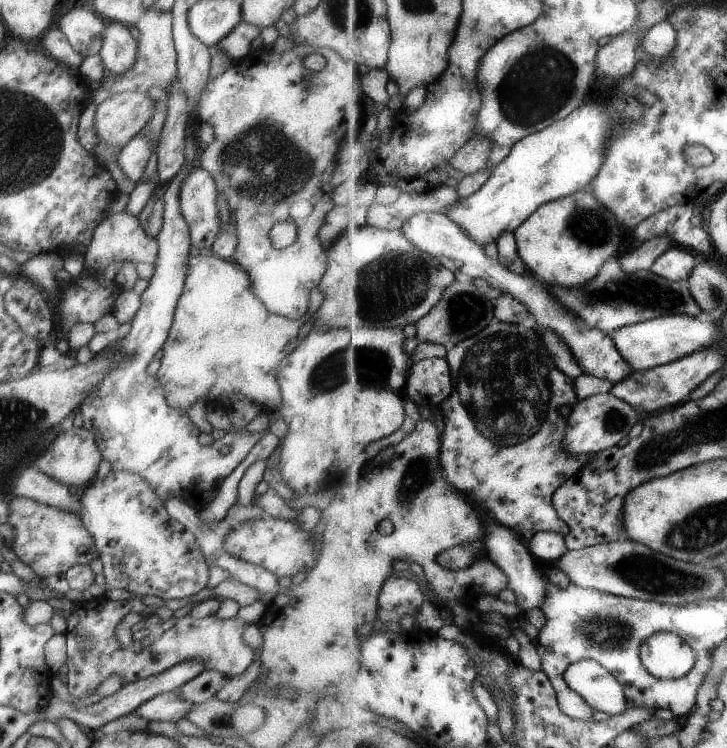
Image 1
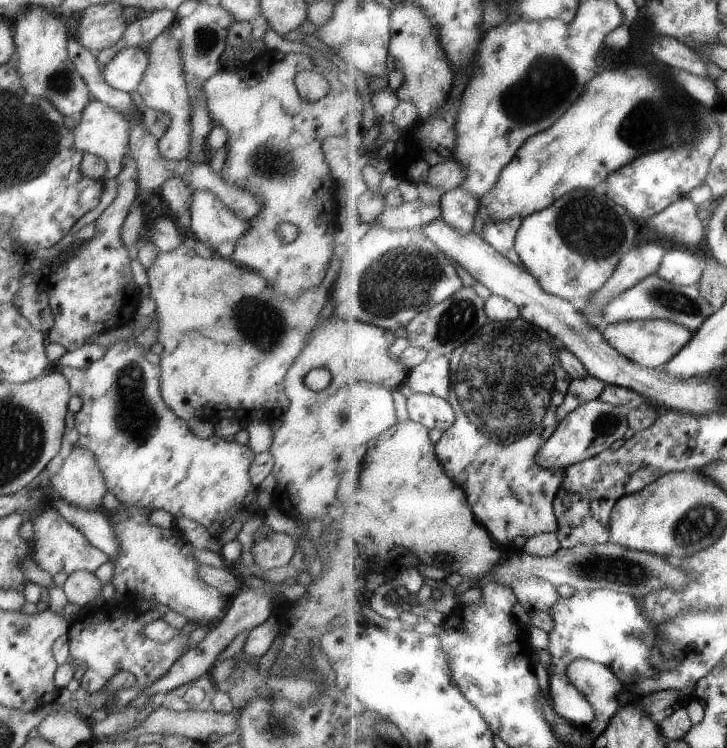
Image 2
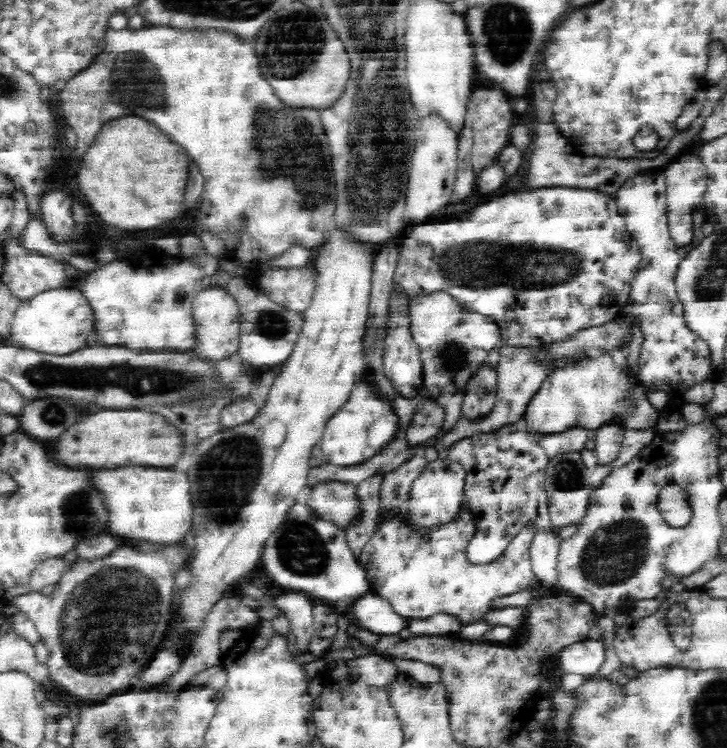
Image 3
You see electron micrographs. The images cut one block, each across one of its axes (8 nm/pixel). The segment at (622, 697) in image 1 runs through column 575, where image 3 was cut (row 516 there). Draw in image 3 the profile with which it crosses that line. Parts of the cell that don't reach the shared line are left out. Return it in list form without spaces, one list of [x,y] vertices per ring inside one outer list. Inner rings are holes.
[[[677,484],[662,488],[658,508],[670,527],[683,528],[689,525],[692,516],[689,496],[688,489]]]

